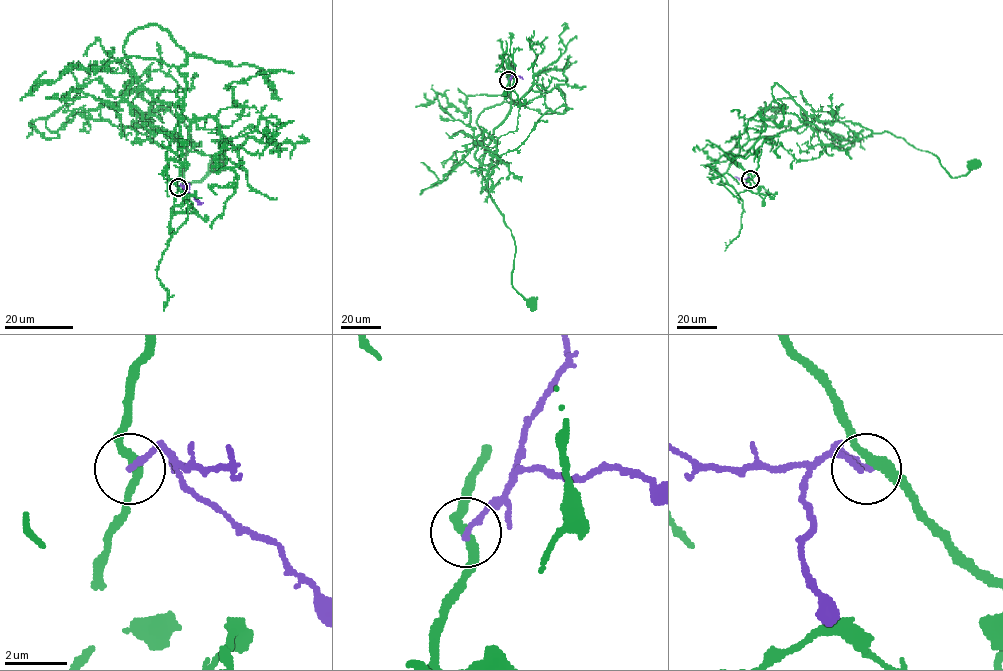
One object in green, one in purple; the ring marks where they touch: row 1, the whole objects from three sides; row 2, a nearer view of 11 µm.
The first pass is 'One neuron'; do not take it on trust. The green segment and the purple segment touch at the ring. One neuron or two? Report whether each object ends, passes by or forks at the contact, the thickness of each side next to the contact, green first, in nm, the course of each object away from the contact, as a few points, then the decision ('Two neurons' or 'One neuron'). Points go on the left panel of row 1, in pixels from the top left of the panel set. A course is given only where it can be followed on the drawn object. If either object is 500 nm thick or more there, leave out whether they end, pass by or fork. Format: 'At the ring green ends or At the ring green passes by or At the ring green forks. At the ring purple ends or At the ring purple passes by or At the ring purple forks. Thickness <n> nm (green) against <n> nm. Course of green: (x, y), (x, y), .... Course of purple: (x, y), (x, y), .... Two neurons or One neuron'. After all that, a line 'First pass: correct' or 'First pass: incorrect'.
At the ring green passes by. At the ring purple ends. Thickness 280 nm (green) against 200 nm. Course of green: (178, 187), (180, 164), (166, 149), (182, 112), (131, 89), (182, 118), (189, 136), (184, 185), (217, 162). Course of purple: (178, 188), (181, 185), (202, 202). Two neurons
First pass: incorrect

